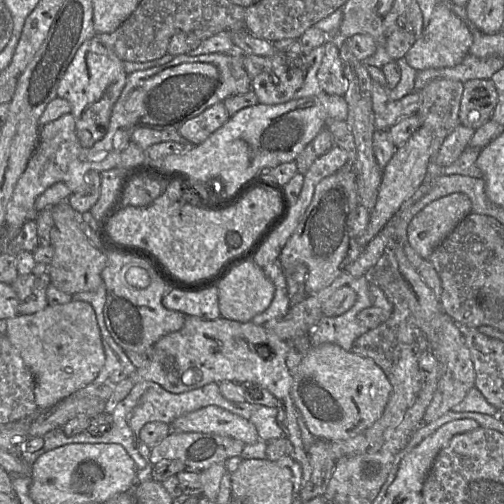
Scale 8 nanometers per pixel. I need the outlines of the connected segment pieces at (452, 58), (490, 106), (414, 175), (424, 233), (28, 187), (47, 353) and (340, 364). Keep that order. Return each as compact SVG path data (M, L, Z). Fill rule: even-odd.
M446 5L435 6L430 23L405 55L407 63L417 71L454 67L469 54L473 36L468 26Z
M491 79L468 80L460 104L460 124L476 130L491 119L497 102L497 90Z
M420 126L405 144L396 148L394 155L382 170L378 198L370 213L368 226L356 237L357 243L361 247L364 247L383 229L386 223L399 210L402 203L408 199L422 183L427 174L428 163L430 162L429 149L431 140L432 135L430 129Z
M452 193L436 199L422 208L407 228L409 244L423 259L470 213L472 204L464 193Z
M224 53L179 55L166 64L130 73L121 95L113 106L107 134L90 148L84 148L79 143L72 113L42 126L38 145L7 205L1 235L4 236L4 251L25 222L35 220L39 213L35 210L35 201L46 189L58 182L64 182L72 193L87 193L91 190L85 179L87 172L103 172L118 167L119 159L131 142L135 130L178 129L184 122L212 105L236 95L231 59L231 55Z
M88 302L48 304L41 311L9 318L6 324L8 339L33 374L35 403L39 409L49 409L93 382L105 363L96 314Z
M333 343L311 346L292 375L291 398L316 439L346 440L372 426L382 415L392 385L372 359Z

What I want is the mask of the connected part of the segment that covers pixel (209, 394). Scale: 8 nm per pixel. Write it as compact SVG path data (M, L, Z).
M142 381L136 383L123 400L111 405L110 413L114 421L112 428L100 436L91 437L90 443L116 443L122 445L134 460L138 469L138 483L141 483L150 478L152 466L139 452L139 433L146 423L158 421L171 424L176 418L209 405L219 406L247 420L252 419L250 411L243 411L243 409L236 407L234 403L237 402L229 401L223 397L216 382L211 382L187 392L171 393L153 381Z

